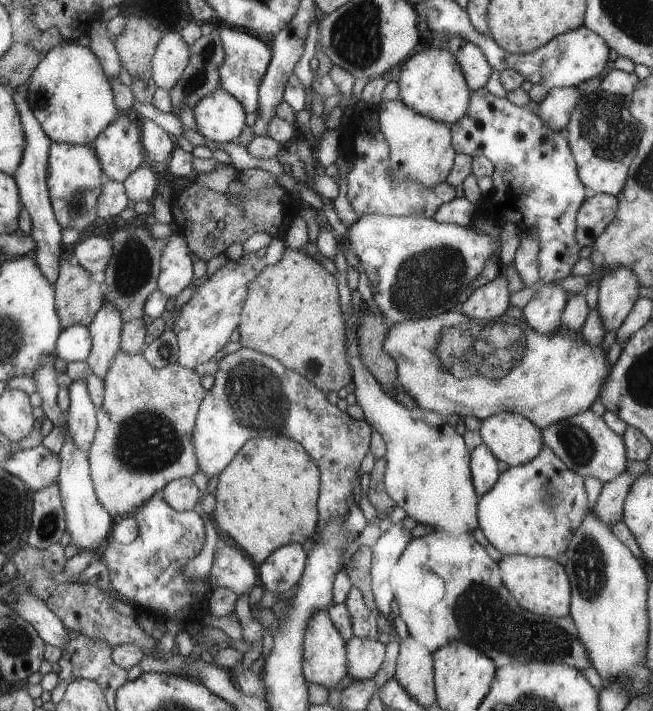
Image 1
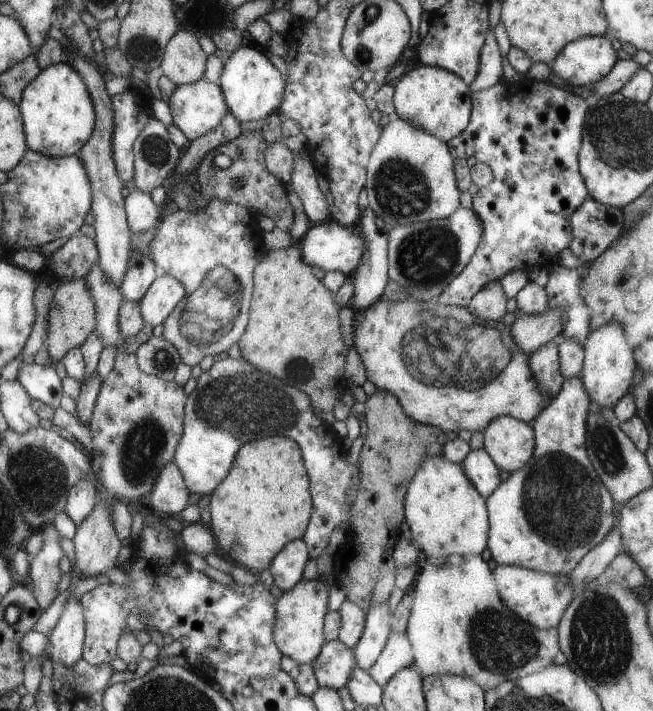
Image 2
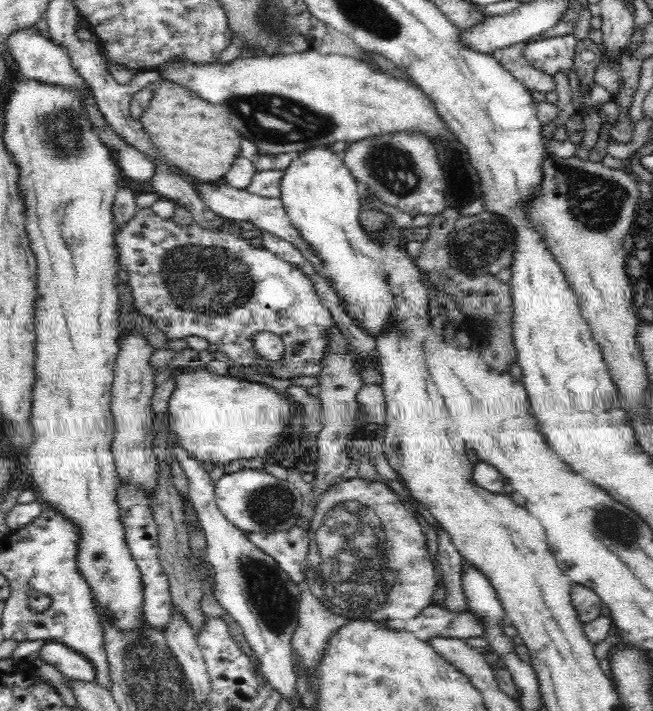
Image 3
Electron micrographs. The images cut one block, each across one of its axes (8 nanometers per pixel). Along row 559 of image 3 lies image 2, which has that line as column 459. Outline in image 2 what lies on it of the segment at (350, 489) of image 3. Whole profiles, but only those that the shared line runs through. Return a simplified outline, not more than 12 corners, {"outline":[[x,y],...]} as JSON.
{"outline":[[466,307],[355,314],[367,379],[442,431],[549,404],[511,326]]}

